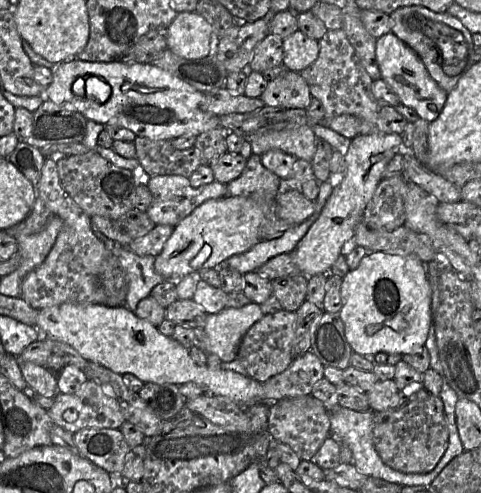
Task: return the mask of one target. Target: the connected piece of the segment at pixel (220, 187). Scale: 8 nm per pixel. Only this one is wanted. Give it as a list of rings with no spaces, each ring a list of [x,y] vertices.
[[[178,175],[150,176],[146,186],[152,195],[146,213],[156,225],[175,227],[204,202],[227,196],[227,184],[214,181],[194,188]]]

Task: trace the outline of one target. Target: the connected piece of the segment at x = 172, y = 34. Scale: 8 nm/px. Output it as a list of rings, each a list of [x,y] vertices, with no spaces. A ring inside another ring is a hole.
[[[197,12],[178,13],[165,29],[167,47],[187,59],[216,54],[218,36],[211,24]]]

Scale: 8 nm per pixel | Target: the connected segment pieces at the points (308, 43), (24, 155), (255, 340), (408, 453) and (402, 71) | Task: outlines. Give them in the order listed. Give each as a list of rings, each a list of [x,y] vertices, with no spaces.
[[[297,30],[283,39],[283,63],[287,69],[301,72],[319,55],[319,40],[309,38]]]
[[[19,141],[14,151],[5,158],[32,183],[38,193],[42,167],[46,160],[42,151],[25,141]]]
[[[284,309],[274,314],[264,315],[250,327],[241,340],[236,358],[242,363],[249,377],[264,383],[291,365],[295,328],[296,313]]]
[[[423,387],[402,392],[395,407],[376,413],[372,438],[381,459],[391,468],[403,473],[432,471],[444,455],[449,441],[442,399]]]
[[[389,32],[377,39],[376,58],[383,79],[397,94],[400,103],[416,110],[419,118],[433,122],[440,115],[448,93],[430,76],[418,54],[395,34]]]

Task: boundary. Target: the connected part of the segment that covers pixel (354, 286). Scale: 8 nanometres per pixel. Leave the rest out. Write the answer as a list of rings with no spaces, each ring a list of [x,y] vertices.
[[[387,252],[369,253],[361,260],[356,269],[352,271],[350,270],[348,274],[342,278],[341,300],[342,308],[339,312],[339,316],[344,324],[345,337],[354,353],[360,354],[364,357],[372,357],[381,352],[404,355],[418,353],[424,348],[431,323],[431,286],[428,280],[428,272],[425,268],[425,264],[418,257],[408,254],[391,254]]]

